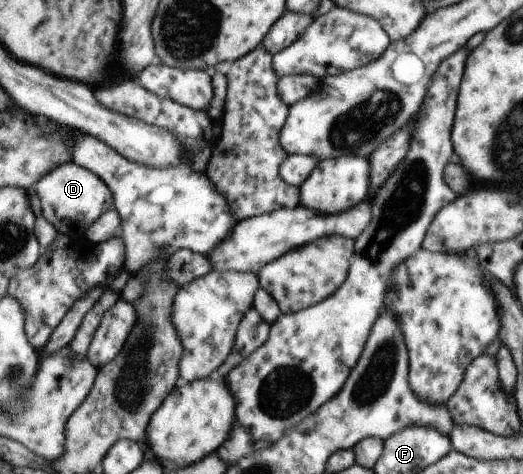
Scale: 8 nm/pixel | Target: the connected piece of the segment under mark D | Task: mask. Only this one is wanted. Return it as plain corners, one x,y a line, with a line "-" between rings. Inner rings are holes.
72,162
56,166
56,170
48,172
36,182
35,188
43,218
56,228
57,234
67,238
71,238
75,232
88,231
88,226
92,226
104,212
114,208
115,197
109,187
96,174

